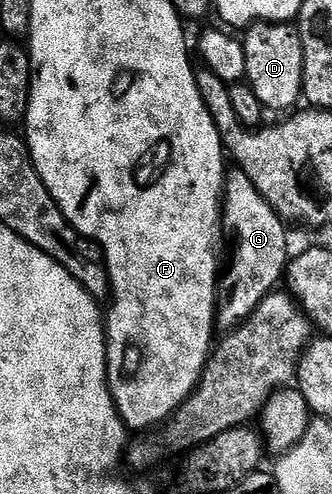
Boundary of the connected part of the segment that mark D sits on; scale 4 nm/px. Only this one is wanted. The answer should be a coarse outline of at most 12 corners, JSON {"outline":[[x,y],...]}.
{"outline":[[257,22],[243,33],[246,83],[276,112],[304,90],[299,31]]}

